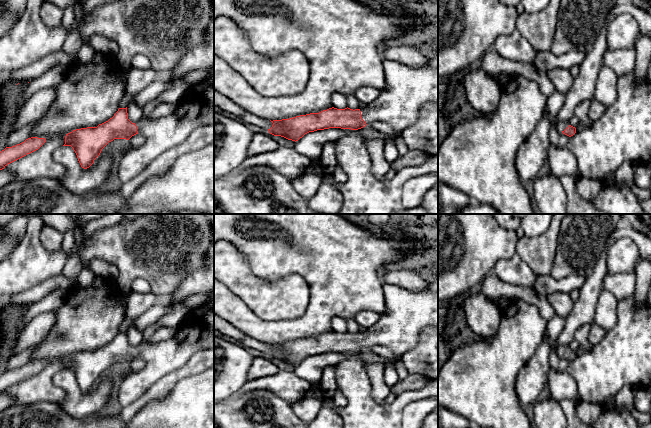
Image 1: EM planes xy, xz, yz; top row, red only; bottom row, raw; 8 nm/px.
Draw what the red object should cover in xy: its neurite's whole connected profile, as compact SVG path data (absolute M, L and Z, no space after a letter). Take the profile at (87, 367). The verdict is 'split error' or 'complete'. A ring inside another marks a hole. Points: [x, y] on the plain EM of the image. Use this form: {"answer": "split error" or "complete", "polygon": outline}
{"answer": "split error", "polygon": "M214 297L191 310L170 340L156 343L141 342L135 348L128 343L127 331L119 332L112 342L97 351L76 353L66 358L63 370L71 370L81 391L87 393L94 387L102 373L114 363L129 364L136 358L144 360L146 363L144 368L128 375L118 388L118 402L123 408L141 398L162 377L181 368L196 352L209 348L214 348Z"}

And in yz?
{"answer": "split error", "polygon": "M560 345L557 347L556 351L559 357L563 357L569 361L573 360L576 357L576 352L571 350L569 346Z"}

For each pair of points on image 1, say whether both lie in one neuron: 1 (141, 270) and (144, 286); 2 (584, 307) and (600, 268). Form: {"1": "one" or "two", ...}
{"1": "two", "2": "one"}

